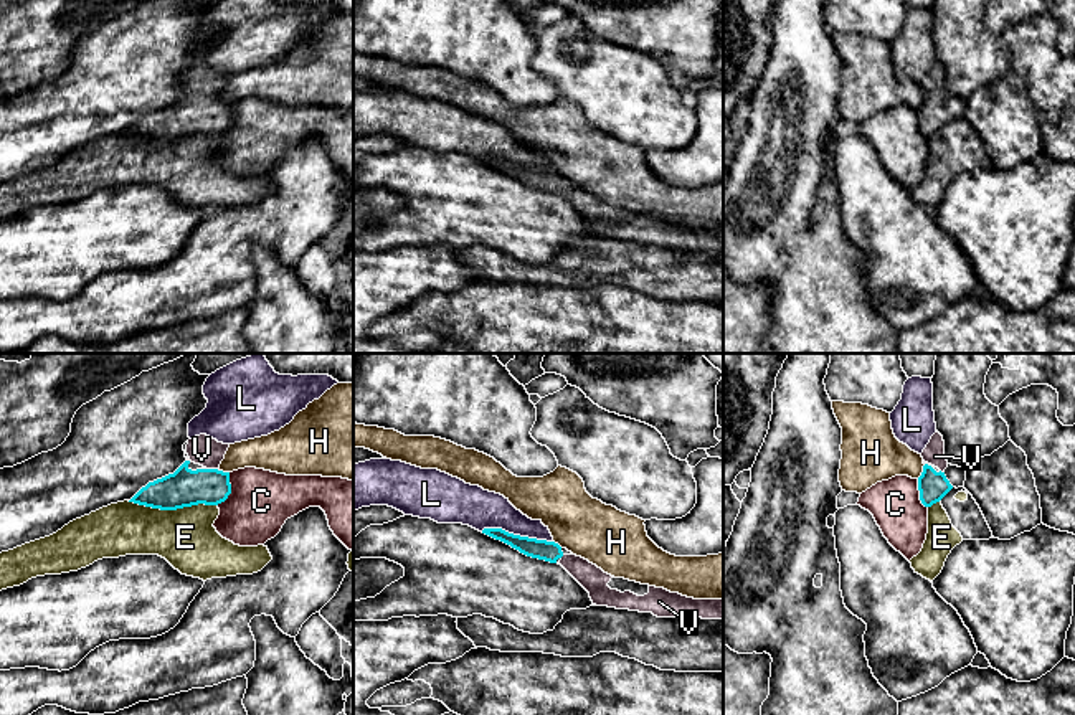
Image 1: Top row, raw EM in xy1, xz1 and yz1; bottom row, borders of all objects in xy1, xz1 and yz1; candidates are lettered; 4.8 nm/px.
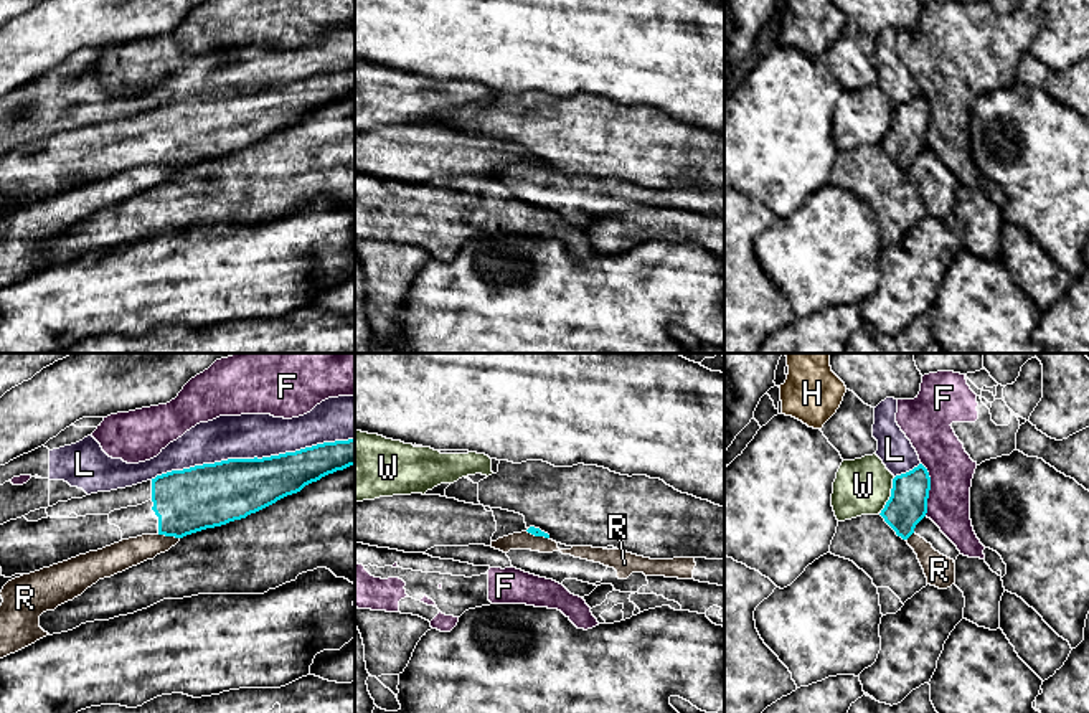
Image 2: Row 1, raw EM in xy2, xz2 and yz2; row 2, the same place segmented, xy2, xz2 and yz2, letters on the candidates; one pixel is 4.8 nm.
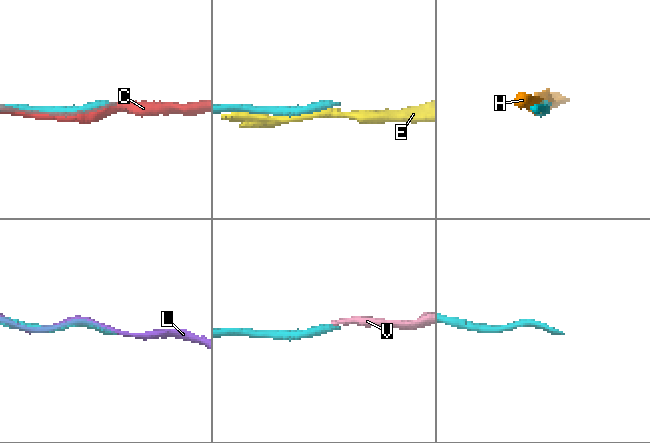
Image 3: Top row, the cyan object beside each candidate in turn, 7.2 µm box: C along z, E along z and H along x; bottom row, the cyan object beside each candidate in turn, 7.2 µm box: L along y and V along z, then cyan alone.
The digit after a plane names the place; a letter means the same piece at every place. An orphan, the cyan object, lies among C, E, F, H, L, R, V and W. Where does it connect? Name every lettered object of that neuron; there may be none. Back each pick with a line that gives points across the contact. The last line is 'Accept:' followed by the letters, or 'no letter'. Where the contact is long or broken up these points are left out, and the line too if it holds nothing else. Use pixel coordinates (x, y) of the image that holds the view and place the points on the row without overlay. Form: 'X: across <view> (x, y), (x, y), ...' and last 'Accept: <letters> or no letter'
V: across xy1 (185, 118), (194, 118), (212, 99), (212, 89), (202, 80)
Accept: V

